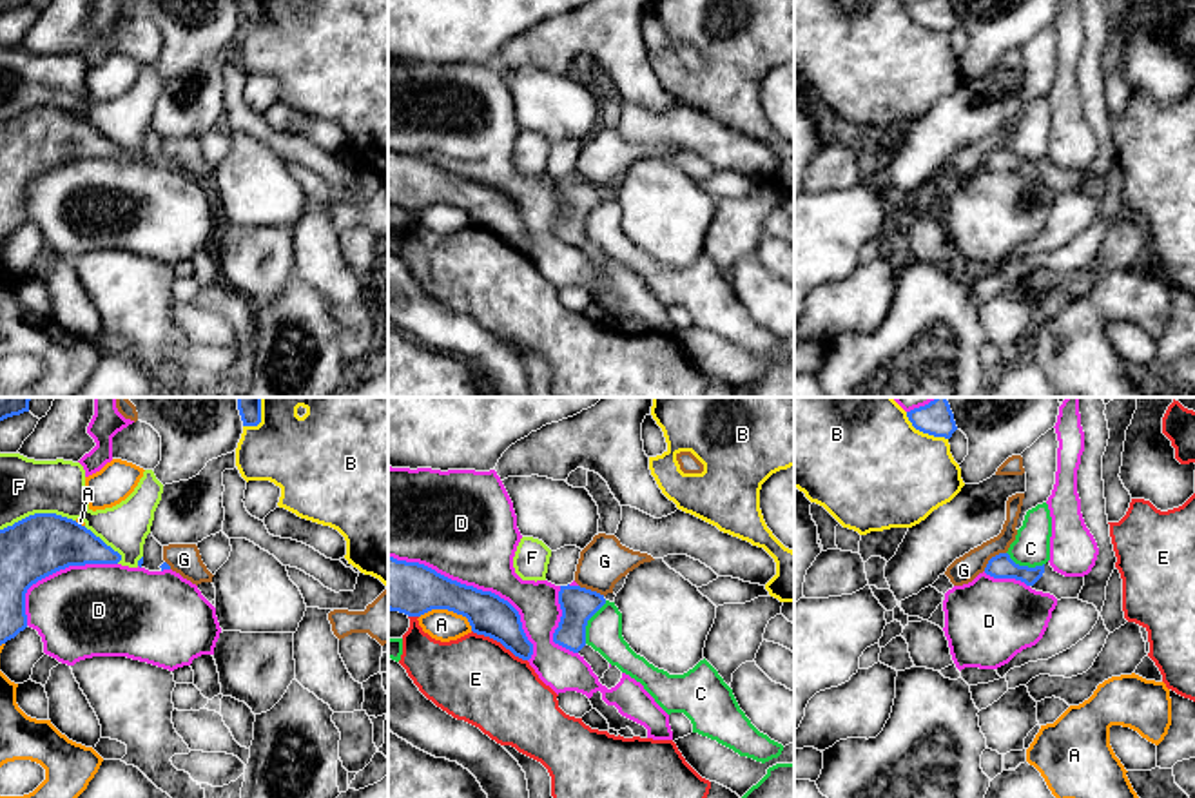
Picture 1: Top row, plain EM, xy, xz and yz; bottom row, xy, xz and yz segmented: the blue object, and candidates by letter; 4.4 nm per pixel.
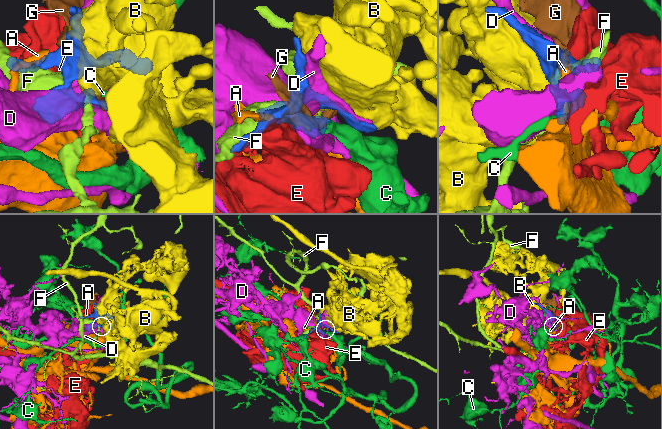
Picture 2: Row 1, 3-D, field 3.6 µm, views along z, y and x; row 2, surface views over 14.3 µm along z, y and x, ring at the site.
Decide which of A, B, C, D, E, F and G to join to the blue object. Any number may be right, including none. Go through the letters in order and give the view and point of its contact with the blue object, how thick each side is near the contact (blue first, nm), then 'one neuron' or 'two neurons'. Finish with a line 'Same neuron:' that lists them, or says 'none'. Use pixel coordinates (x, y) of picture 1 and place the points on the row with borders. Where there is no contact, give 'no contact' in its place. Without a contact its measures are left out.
A: meets blue in xz at (448, 610); 240 nm thick on the blue side, 140 nm on the other; two neurons
B: meets blue in yz at (923, 432); 150 nm thick on the blue side, 480 nm on the other; two neurons
C: meets blue in xz at (586, 622); 160 nm thick on the blue side, 160 nm on the other; two neurons
D: meets blue in xz at (476, 588); 200 nm thick on the blue side, 420 nm on the other; two neurons
E: meets blue in xz at (499, 641); 190 nm thick on the blue side, 380 nm on the other; two neurons
F: meets blue in xy at (37, 514); 280 nm thick on the blue side, 240 nm on the other; two neurons
G: meets blue in yz at (992, 557); 110 nm thick on the blue side, 120 nm on the other; two neurons
Same neuron: none

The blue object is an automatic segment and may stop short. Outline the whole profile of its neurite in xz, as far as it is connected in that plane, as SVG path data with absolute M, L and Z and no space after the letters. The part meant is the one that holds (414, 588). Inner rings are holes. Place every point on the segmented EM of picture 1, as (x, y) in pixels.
M388 557L388 609L408 617L448 609L466 617L473 633L500 642L515 657L529 660L533 655L520 615L508 600L452 580L419 562Z

